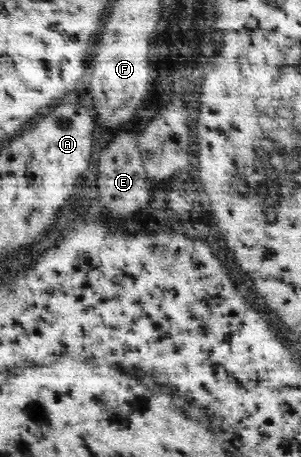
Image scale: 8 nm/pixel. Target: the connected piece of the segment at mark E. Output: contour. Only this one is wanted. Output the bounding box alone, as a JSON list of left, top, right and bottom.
[97,132,151,218]

